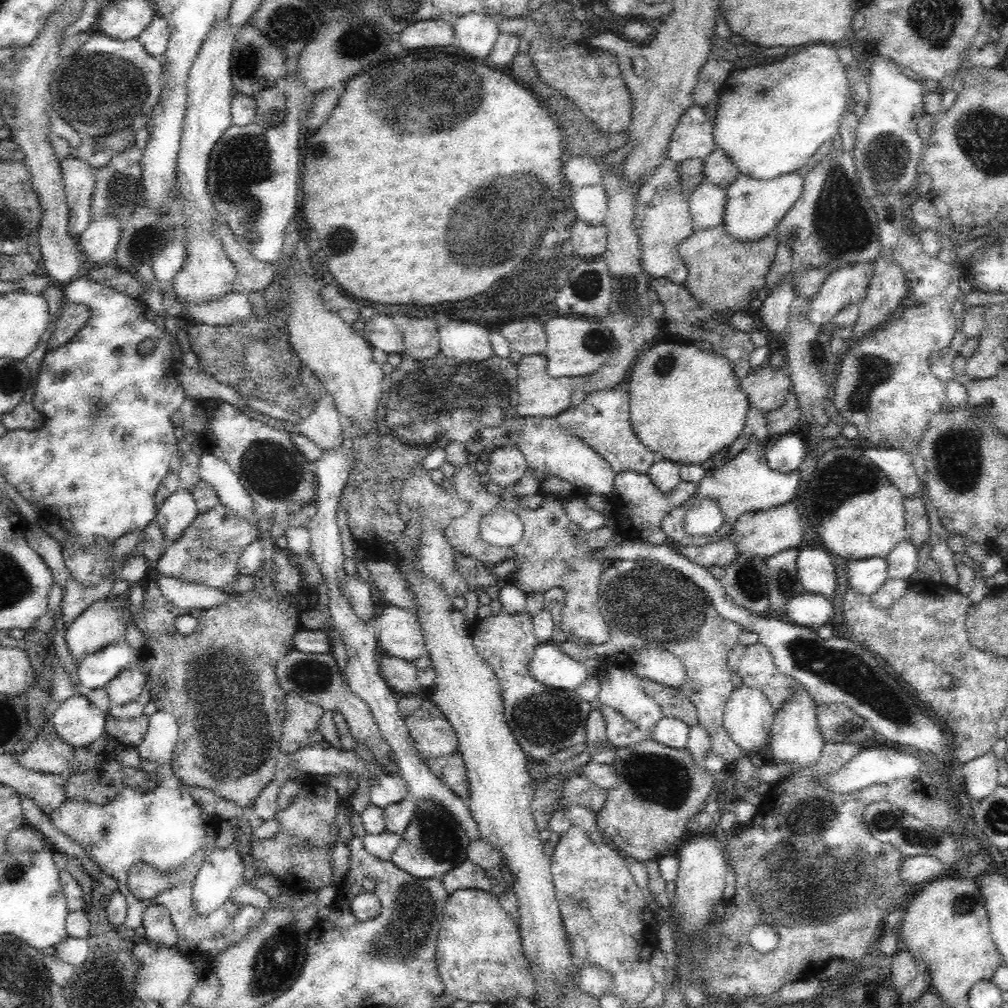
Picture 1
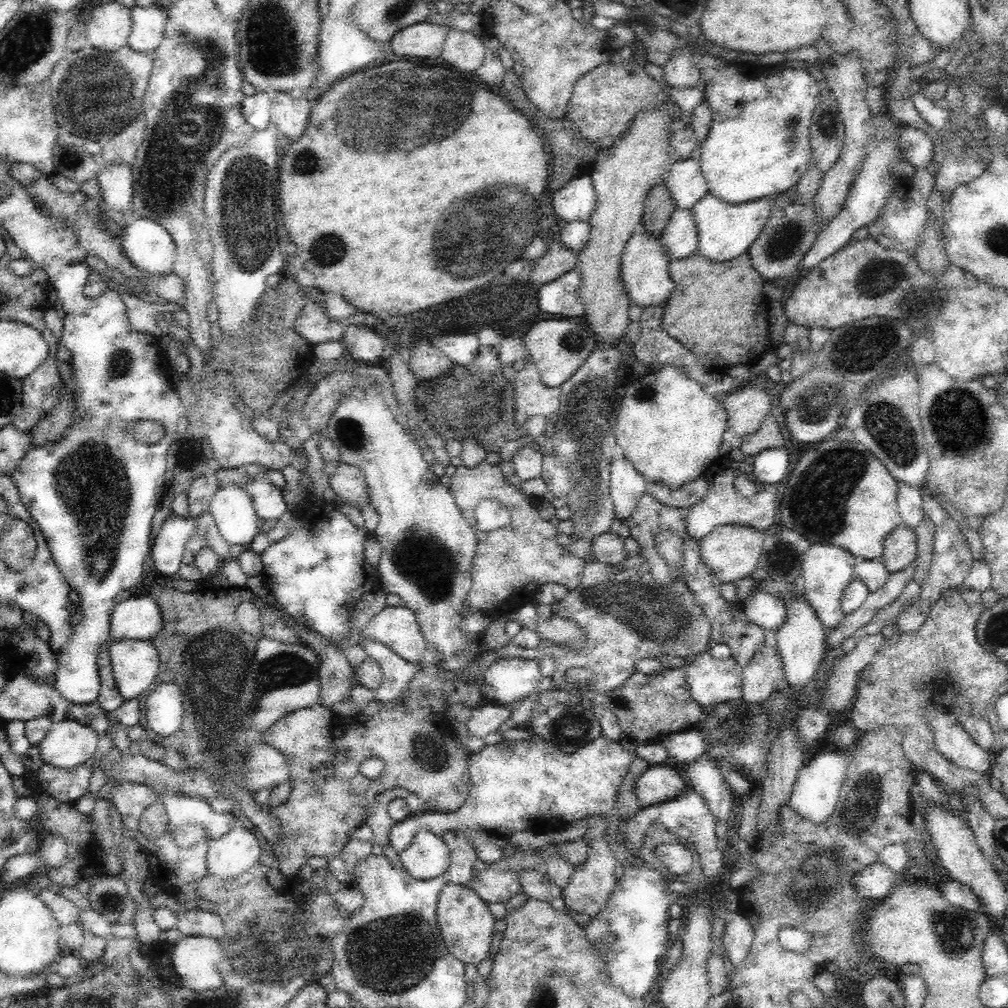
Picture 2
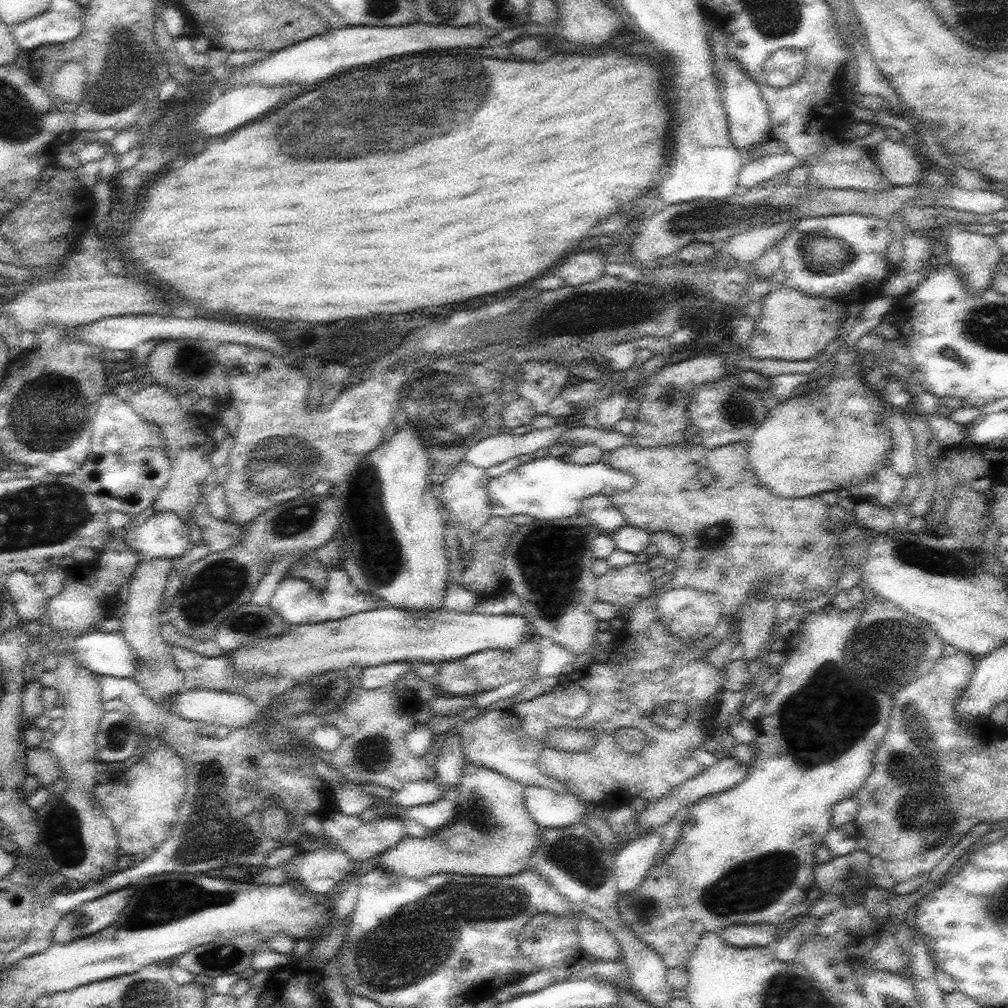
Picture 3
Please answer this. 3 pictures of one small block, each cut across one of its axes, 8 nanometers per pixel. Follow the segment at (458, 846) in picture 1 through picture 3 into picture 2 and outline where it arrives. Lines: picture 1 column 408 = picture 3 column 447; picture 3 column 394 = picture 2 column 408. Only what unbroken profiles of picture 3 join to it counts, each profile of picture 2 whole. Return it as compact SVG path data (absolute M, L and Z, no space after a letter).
M421 829L410 846L402 849L398 855L402 866L416 880L428 880L443 875L451 860L451 850L446 841Z

